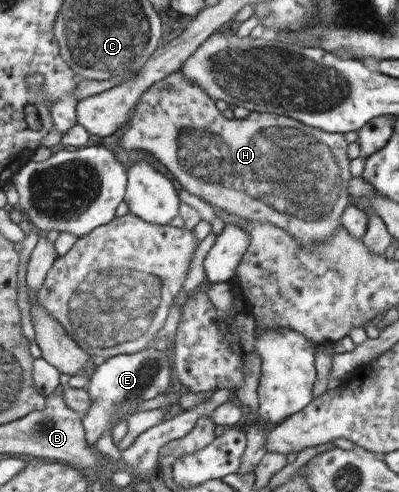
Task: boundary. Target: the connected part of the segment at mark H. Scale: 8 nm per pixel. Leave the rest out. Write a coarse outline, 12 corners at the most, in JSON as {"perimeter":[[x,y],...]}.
{"perimeter":[[177,71],[119,137],[193,195],[333,235],[343,133],[282,114],[227,120]]}

